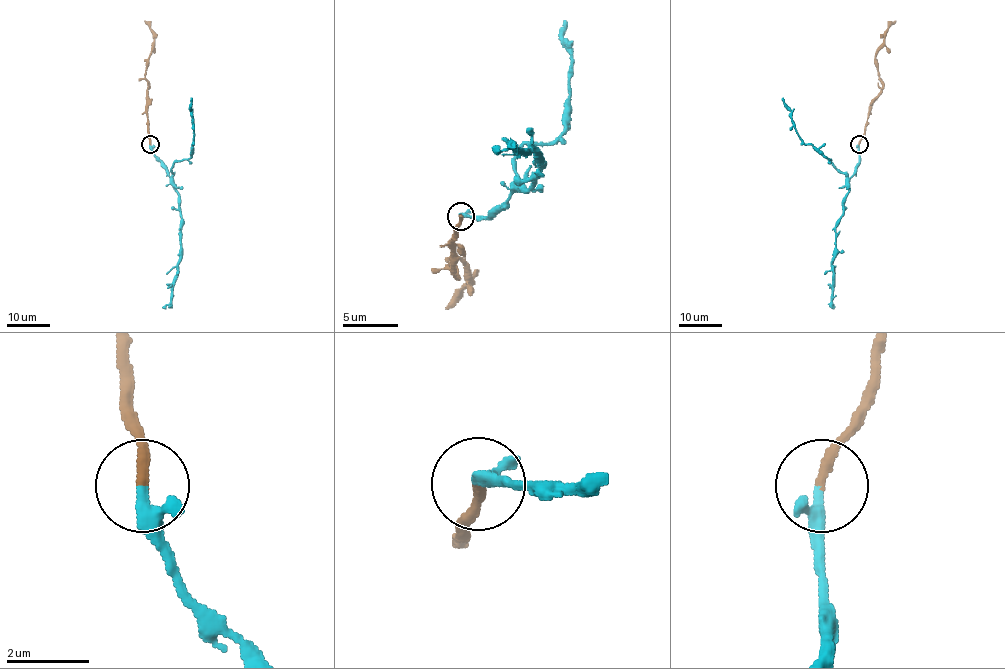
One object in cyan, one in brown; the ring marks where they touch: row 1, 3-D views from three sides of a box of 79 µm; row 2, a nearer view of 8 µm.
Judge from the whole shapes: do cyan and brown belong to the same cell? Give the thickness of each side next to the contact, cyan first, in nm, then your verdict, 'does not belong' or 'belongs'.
240/240 nm | belongs

